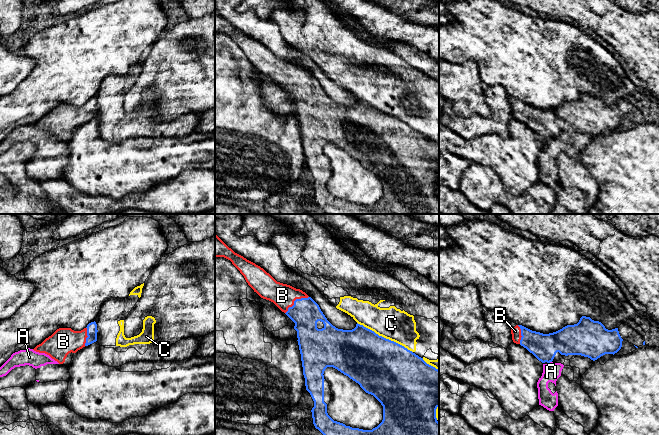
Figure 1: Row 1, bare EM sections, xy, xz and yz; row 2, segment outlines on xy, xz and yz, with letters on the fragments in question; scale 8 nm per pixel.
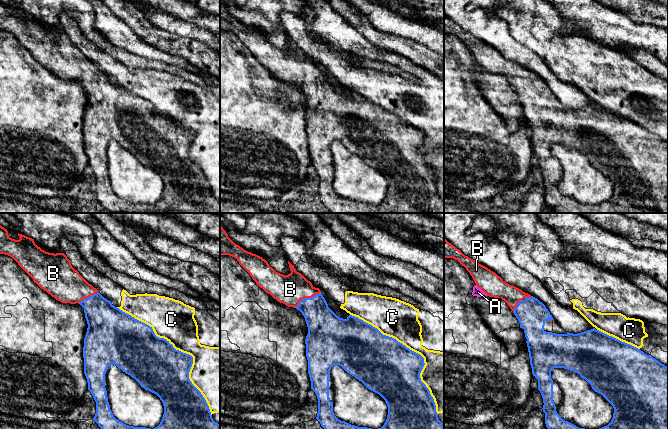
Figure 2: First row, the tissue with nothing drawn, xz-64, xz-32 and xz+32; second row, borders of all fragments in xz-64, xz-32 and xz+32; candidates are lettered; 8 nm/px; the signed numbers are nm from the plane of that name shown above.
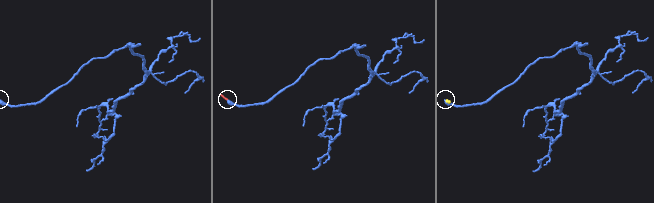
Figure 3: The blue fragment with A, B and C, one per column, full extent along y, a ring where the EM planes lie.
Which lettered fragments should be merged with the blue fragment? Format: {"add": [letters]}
{"add": ["B"]}

